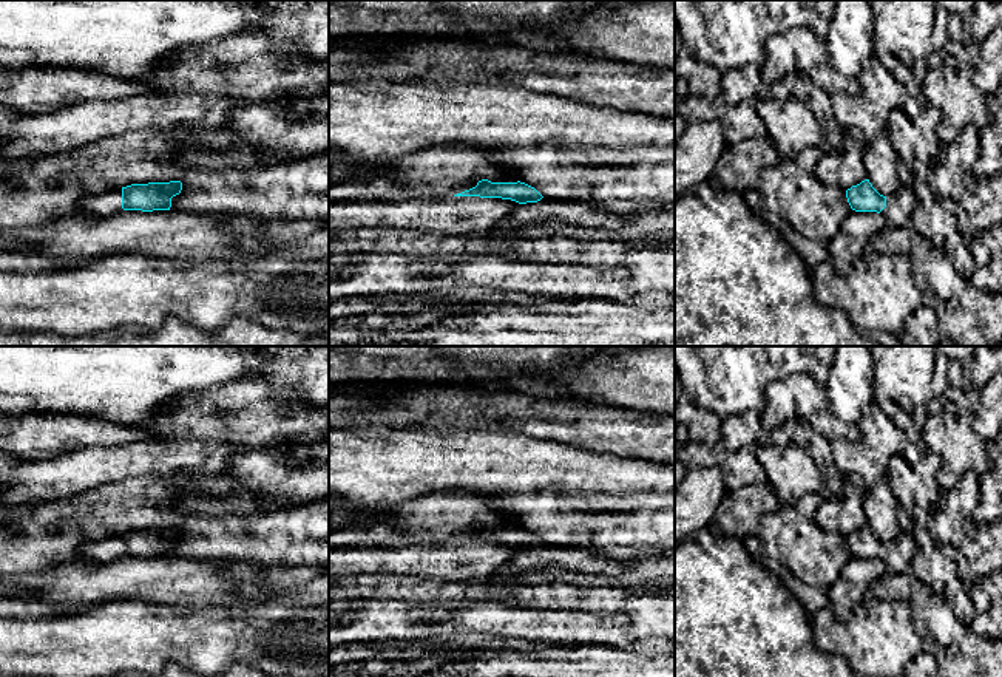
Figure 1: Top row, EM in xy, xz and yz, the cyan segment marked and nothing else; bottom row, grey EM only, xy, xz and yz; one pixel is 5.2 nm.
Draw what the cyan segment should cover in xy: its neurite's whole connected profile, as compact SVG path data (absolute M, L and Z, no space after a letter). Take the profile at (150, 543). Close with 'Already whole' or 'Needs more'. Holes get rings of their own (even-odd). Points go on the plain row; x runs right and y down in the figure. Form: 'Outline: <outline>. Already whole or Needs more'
Outline: M181 527L131 530L82 544L79 558L102 564L122 555L142 558L170 556L171 544L179 541L181 536Z. Needs more

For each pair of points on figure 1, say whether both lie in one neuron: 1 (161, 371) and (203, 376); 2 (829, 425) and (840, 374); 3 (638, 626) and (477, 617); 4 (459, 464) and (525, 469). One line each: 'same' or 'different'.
1: same
2: different
3: different
4: same

